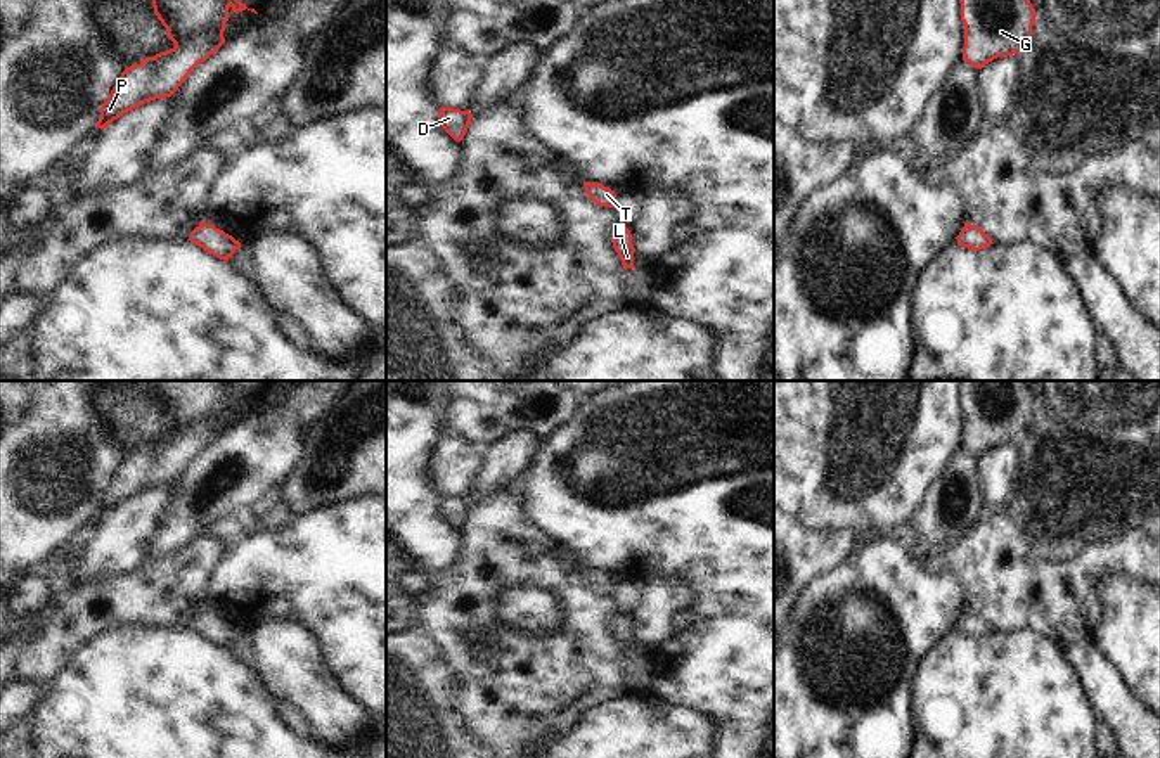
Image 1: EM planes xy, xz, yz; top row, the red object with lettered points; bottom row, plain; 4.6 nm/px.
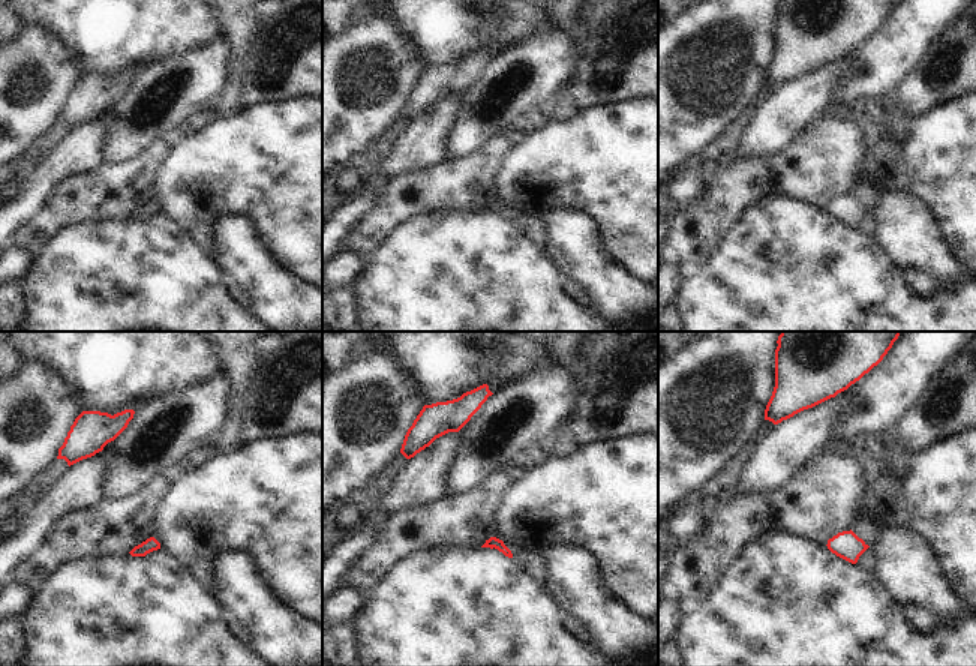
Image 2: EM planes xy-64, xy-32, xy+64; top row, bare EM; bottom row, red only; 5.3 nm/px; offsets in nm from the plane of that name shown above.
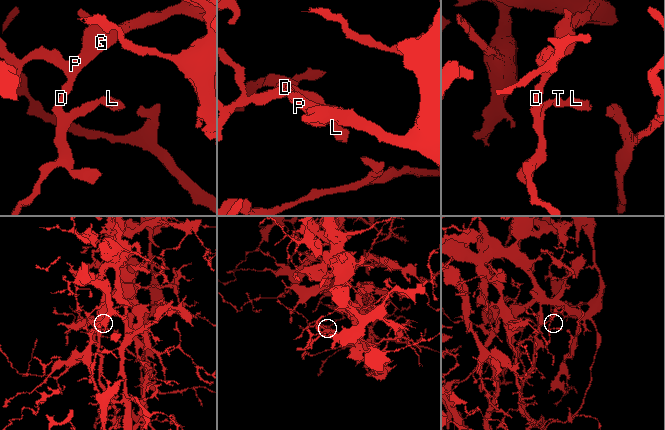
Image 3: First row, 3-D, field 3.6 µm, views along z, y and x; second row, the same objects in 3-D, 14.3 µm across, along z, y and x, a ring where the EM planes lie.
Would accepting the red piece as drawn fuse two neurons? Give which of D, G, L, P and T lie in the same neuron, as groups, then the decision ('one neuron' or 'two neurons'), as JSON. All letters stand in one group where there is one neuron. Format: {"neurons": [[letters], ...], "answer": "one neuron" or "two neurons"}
{"neurons": [["D", "G", "L", "P", "T"]], "answer": "one neuron"}

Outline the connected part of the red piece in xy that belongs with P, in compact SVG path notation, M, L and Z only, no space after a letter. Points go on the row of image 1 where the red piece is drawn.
M152 0L152 7L175 47L121 73L95 128L104 130L145 102L171 97L190 71L225 43L229 10L248 9L241 0Z

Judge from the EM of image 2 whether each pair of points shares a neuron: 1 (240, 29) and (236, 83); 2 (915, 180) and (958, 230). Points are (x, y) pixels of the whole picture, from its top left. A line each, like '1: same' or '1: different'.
1: same
2: same

